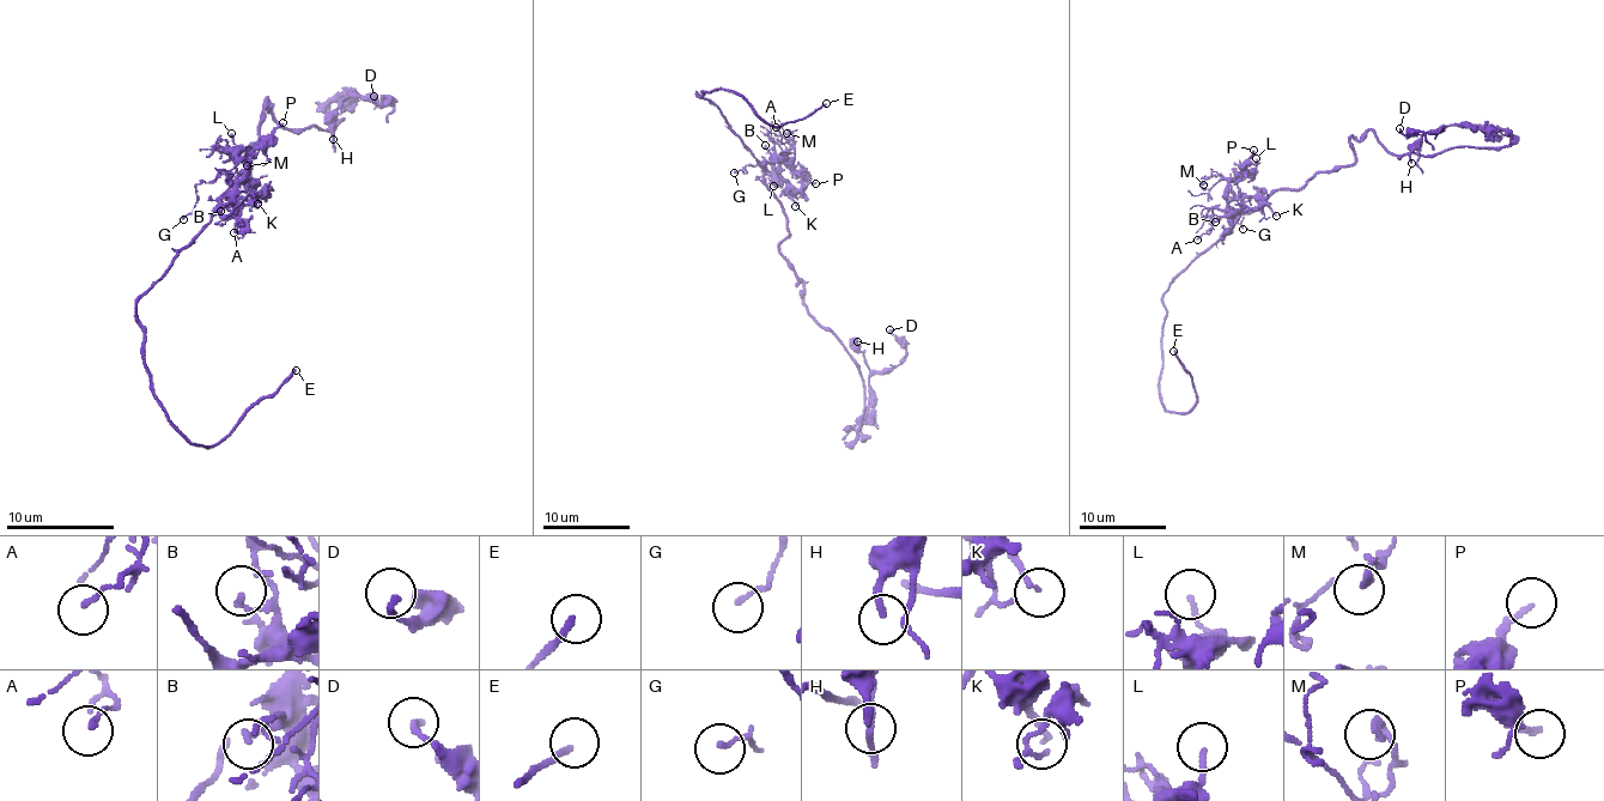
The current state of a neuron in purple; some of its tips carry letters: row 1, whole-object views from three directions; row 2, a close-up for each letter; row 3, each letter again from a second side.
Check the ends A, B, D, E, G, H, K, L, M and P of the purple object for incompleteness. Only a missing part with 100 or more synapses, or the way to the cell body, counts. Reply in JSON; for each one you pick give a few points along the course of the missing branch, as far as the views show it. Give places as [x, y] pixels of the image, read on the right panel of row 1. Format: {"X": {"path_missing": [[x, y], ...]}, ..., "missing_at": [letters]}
{"E": {"path_missing": [[1173, 351], [1168, 287], [1155, 253], [1147, 250]]}, "missing_at": ["E"]}

